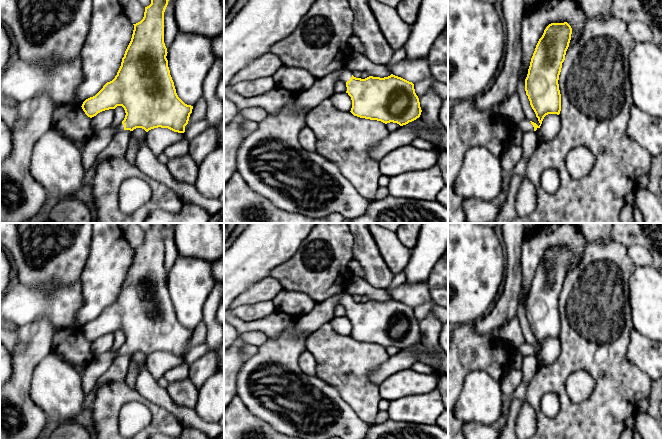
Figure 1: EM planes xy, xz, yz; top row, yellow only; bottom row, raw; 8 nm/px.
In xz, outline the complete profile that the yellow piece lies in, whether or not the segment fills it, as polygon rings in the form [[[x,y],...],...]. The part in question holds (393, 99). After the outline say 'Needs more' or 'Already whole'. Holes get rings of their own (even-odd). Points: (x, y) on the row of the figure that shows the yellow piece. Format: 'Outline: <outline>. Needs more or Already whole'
Outline: [[[346,69],[337,81],[346,84],[346,93],[352,100],[350,112],[354,116],[403,126],[421,115],[414,84],[401,77],[391,74],[384,78],[369,76],[361,79]]]. Needs more

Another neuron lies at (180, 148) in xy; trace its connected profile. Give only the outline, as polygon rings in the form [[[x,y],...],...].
[[[186,140],[174,143],[168,146],[164,151],[164,153],[167,155],[169,159],[186,155],[188,154],[188,152],[189,152],[188,142]]]

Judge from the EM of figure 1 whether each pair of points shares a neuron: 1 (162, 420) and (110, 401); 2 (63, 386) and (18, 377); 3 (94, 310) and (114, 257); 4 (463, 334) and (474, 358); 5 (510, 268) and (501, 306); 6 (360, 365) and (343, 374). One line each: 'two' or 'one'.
1: one
2: two
3: one
4: one
5: one
6: one

